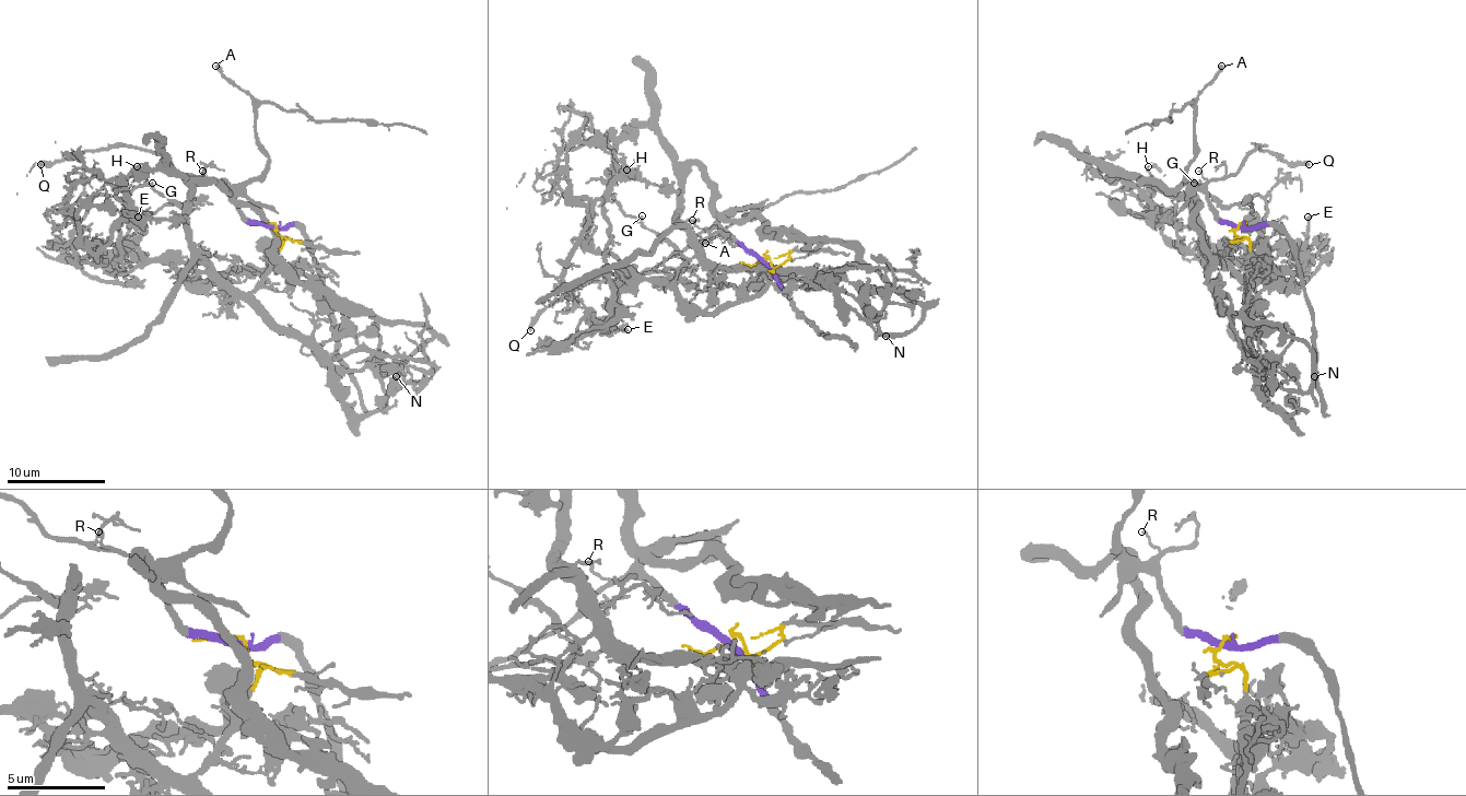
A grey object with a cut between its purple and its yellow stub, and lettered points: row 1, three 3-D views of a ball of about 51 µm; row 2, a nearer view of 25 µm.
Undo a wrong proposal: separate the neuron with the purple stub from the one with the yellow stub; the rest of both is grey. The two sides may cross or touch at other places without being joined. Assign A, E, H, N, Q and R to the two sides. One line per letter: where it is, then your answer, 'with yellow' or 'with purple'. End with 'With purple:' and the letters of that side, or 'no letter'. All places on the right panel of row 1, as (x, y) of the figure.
A: (1221, 66) | with purple
E: (1308, 217) | with yellow
H: (1148, 166) | with yellow
N: (1314, 376) | with yellow
Q: (1309, 164) | with purple
R: (1198, 171) | with purple
With purple: A, Q, R

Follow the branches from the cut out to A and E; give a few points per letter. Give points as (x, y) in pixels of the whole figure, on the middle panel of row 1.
A: (765, 259), (741, 247), (719, 223), (753, 208), (759, 213), (746, 215), (704, 243)
E: (765, 259), (769, 272), (706, 269), (694, 257), (672, 274), (635, 277), (618, 292), (608, 324), (628, 329)

